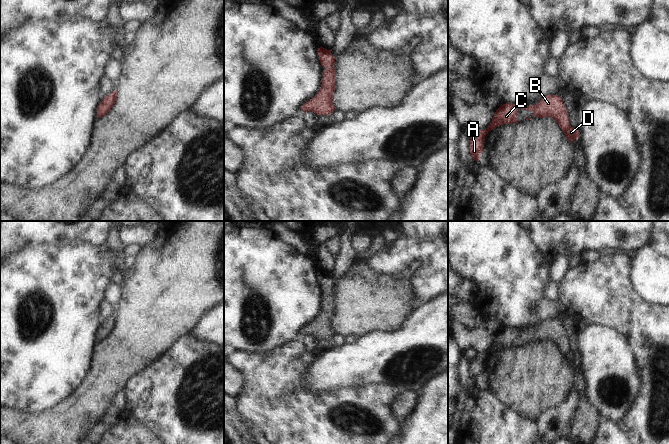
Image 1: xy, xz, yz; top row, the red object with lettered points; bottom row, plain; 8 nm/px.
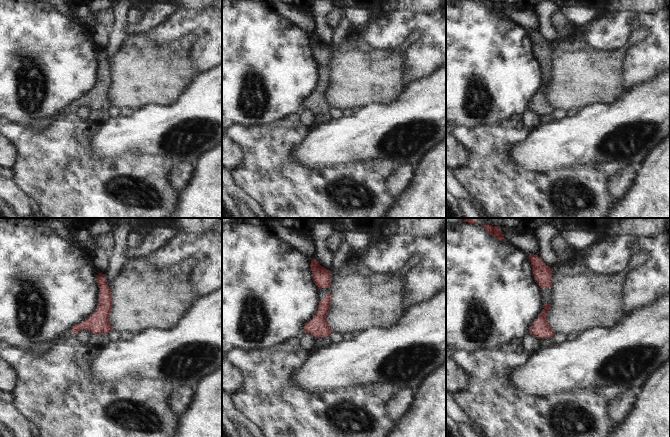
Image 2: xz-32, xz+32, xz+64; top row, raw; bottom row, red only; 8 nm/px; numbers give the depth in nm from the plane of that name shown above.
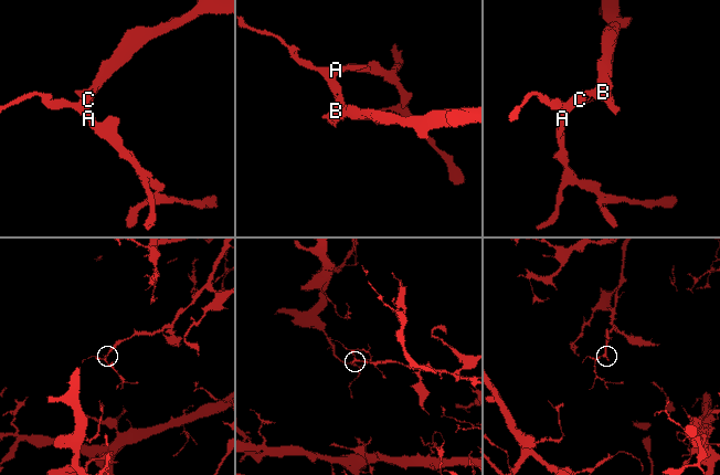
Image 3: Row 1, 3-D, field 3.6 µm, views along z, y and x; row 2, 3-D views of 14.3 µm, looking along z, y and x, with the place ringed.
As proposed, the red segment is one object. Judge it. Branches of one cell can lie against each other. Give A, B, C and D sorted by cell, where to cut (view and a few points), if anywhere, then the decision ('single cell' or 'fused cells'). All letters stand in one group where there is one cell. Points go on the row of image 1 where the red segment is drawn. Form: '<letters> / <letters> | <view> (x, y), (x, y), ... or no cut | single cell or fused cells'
A B C D | no cut | single cell

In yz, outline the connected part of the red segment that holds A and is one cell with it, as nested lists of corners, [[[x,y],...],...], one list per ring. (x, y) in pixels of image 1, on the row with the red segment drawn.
[[[506,103],[501,105],[495,112],[493,119],[485,130],[477,130],[470,137],[470,155],[475,161],[479,161],[481,153],[484,151],[485,136],[489,131],[494,130],[496,127],[504,124],[517,124],[518,109],[520,107],[514,103]]]

